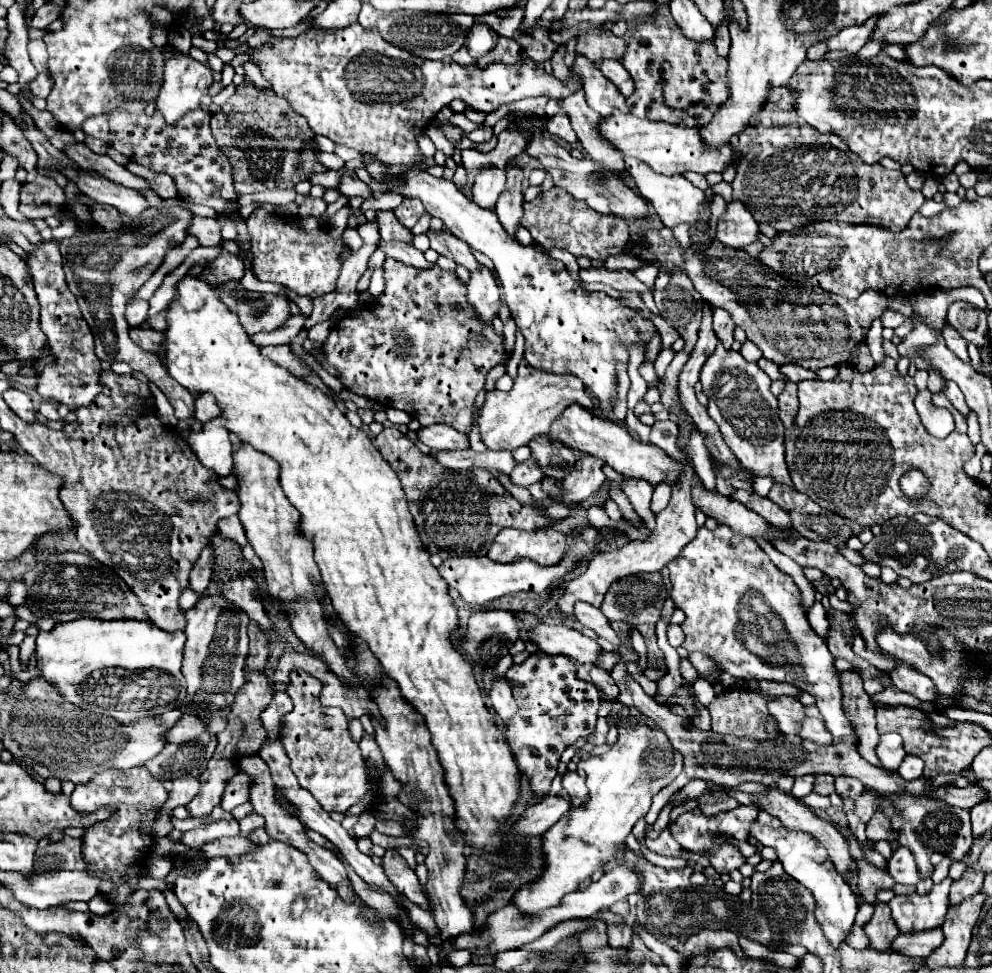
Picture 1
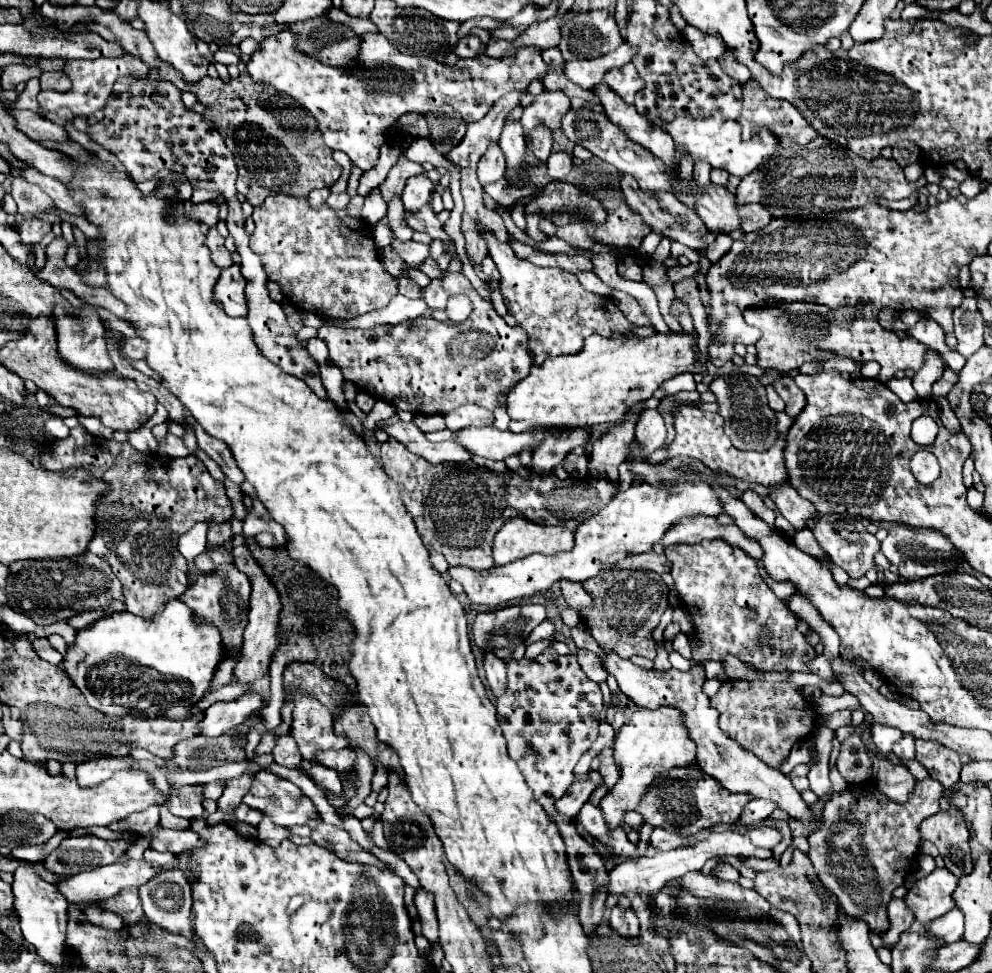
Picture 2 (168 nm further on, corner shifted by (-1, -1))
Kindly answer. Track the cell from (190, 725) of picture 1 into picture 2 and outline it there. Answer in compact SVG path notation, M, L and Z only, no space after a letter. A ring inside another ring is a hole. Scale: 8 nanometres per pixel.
M243 694L233 702L215 702L203 712L203 720L199 722L201 736L221 736L231 728L243 724L253 712L261 710L261 696Z

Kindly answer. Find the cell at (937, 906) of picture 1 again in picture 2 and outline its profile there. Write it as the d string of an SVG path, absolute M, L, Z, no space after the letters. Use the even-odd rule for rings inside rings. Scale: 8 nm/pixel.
M935 868L927 878L917 880L903 900L917 922L929 924L953 908L951 894L955 886L957 878L947 868Z

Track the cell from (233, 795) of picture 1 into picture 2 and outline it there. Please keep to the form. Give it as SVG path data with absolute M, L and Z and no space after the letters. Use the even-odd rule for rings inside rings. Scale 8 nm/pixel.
M265 770L253 774L253 784L243 802L261 810L283 828L305 824L309 816L317 816L311 800L305 798L295 784Z

